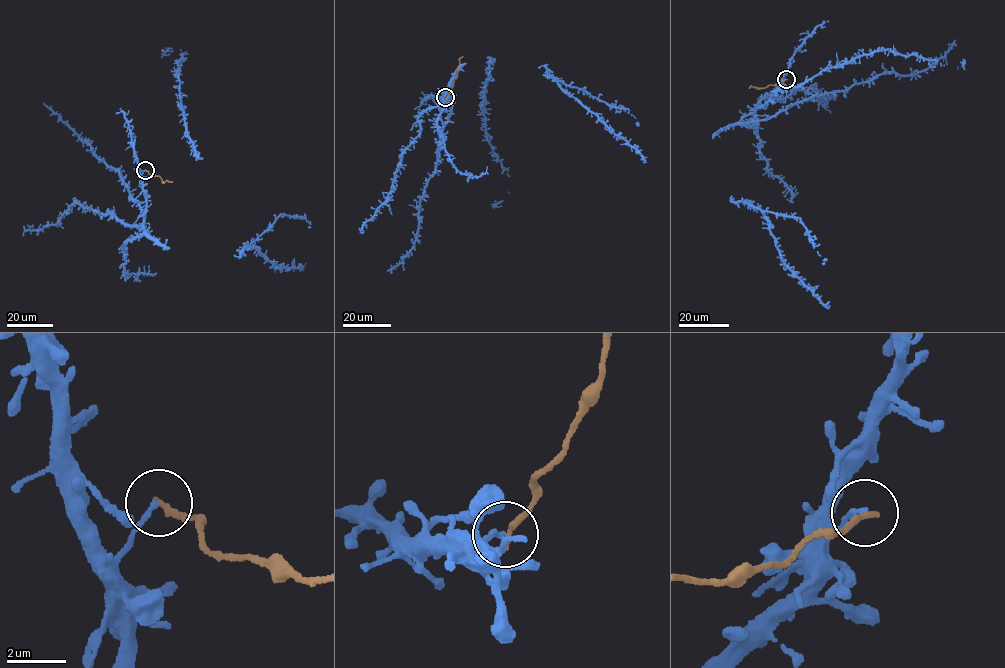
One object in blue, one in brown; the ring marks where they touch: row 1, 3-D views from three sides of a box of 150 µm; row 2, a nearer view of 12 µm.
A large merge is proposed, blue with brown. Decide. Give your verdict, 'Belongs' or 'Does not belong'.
Does not belong

